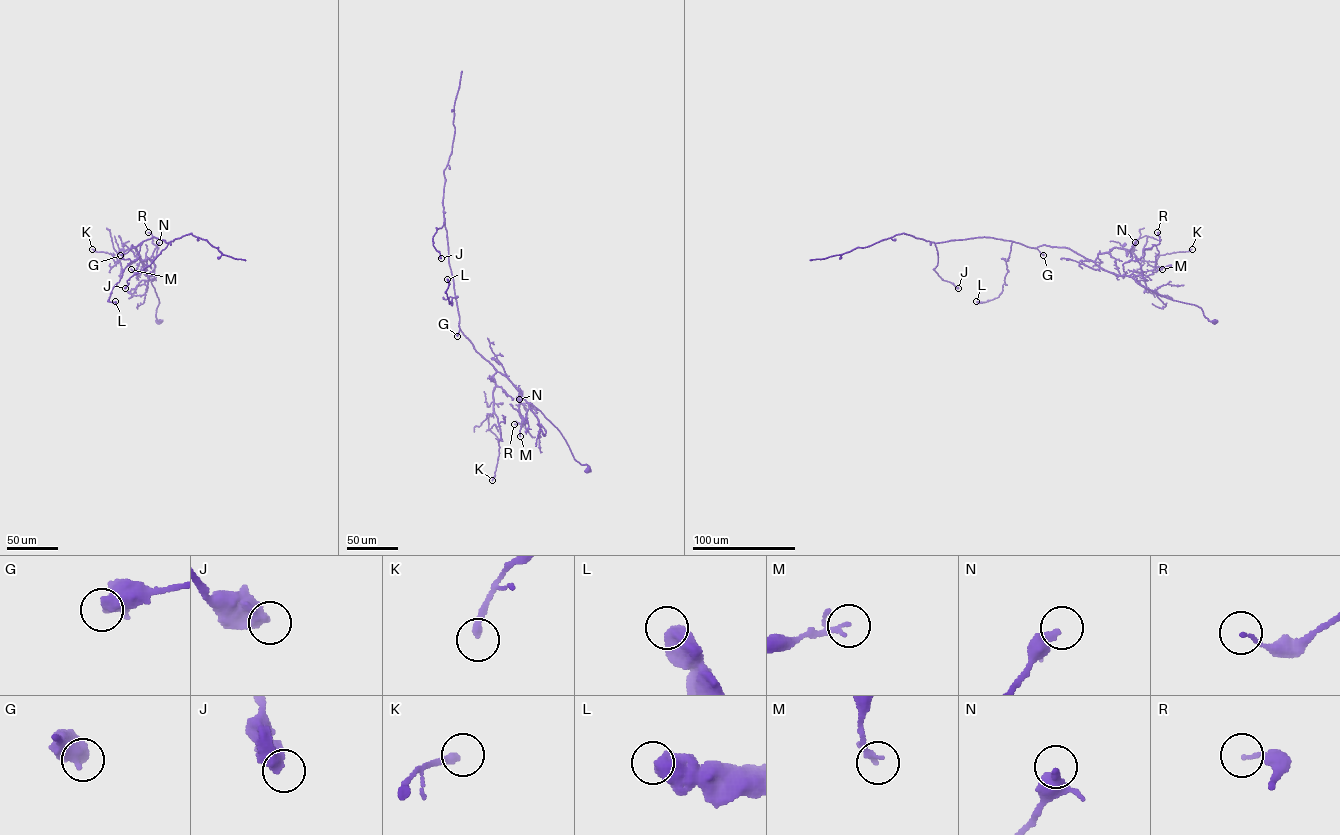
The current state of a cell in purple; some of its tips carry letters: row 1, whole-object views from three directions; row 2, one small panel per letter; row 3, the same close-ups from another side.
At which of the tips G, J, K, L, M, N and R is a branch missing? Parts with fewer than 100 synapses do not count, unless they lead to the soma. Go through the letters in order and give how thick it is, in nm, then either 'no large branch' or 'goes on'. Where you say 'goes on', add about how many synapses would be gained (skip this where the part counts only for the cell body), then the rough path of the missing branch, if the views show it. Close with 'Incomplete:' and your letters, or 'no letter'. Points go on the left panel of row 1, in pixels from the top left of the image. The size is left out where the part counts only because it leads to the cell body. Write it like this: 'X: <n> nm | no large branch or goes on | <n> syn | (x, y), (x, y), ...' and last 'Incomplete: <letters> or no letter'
G: 700 nm | no large branch
J: 650 nm | no large branch
K: 240 nm | no large branch
L: 700 nm | no large branch
M: 120 nm | no large branch
N: 280 nm | no large branch
R: 100 nm | no large branch
Incomplete: no letter

